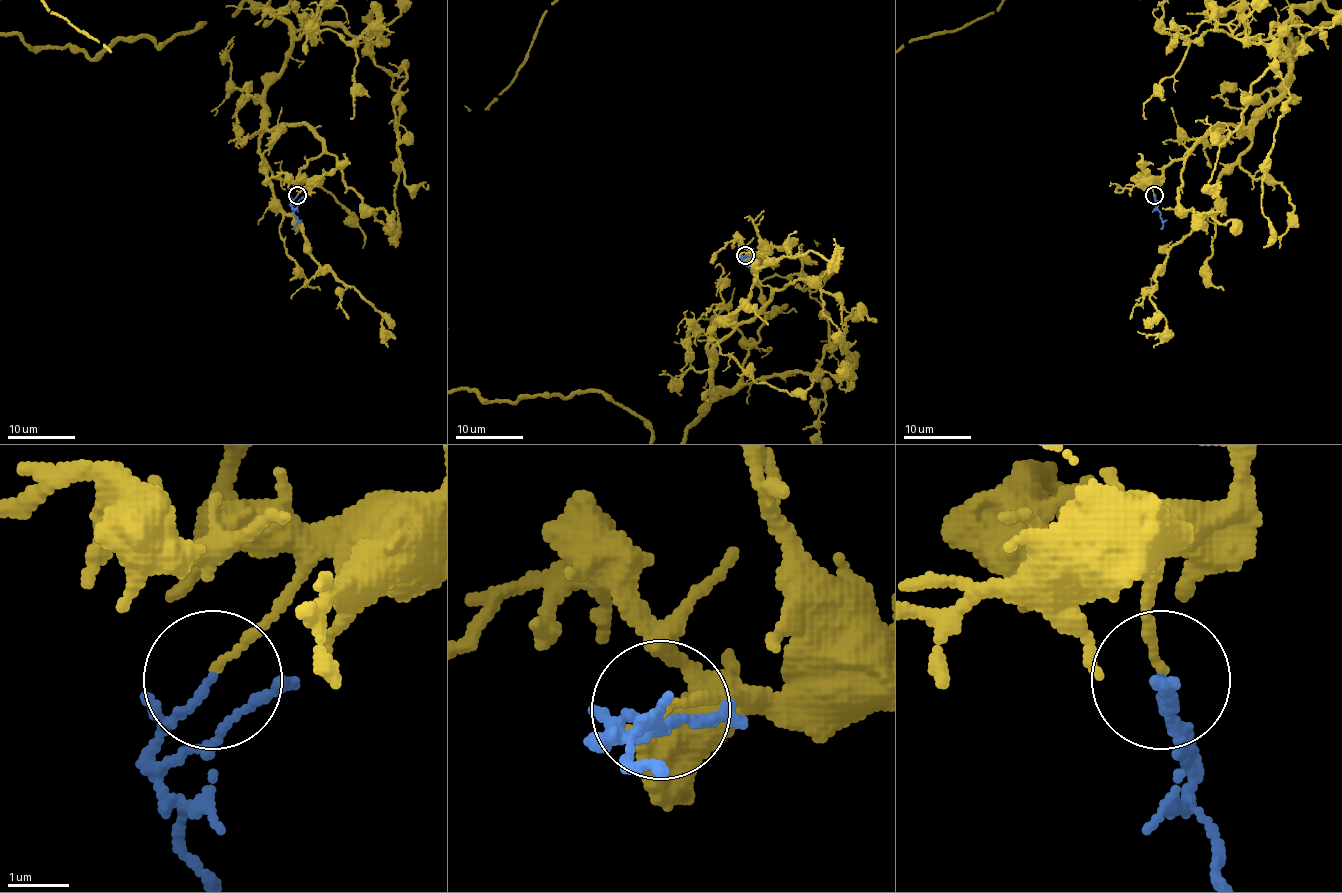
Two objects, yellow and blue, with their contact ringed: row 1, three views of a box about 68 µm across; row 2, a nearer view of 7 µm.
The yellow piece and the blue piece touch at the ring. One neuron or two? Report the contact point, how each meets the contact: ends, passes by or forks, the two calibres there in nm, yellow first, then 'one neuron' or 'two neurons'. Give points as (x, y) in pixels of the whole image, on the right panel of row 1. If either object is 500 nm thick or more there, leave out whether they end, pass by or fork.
(1154, 195) | yellow ends | blue passes by | 130/80 nm | two neurons

